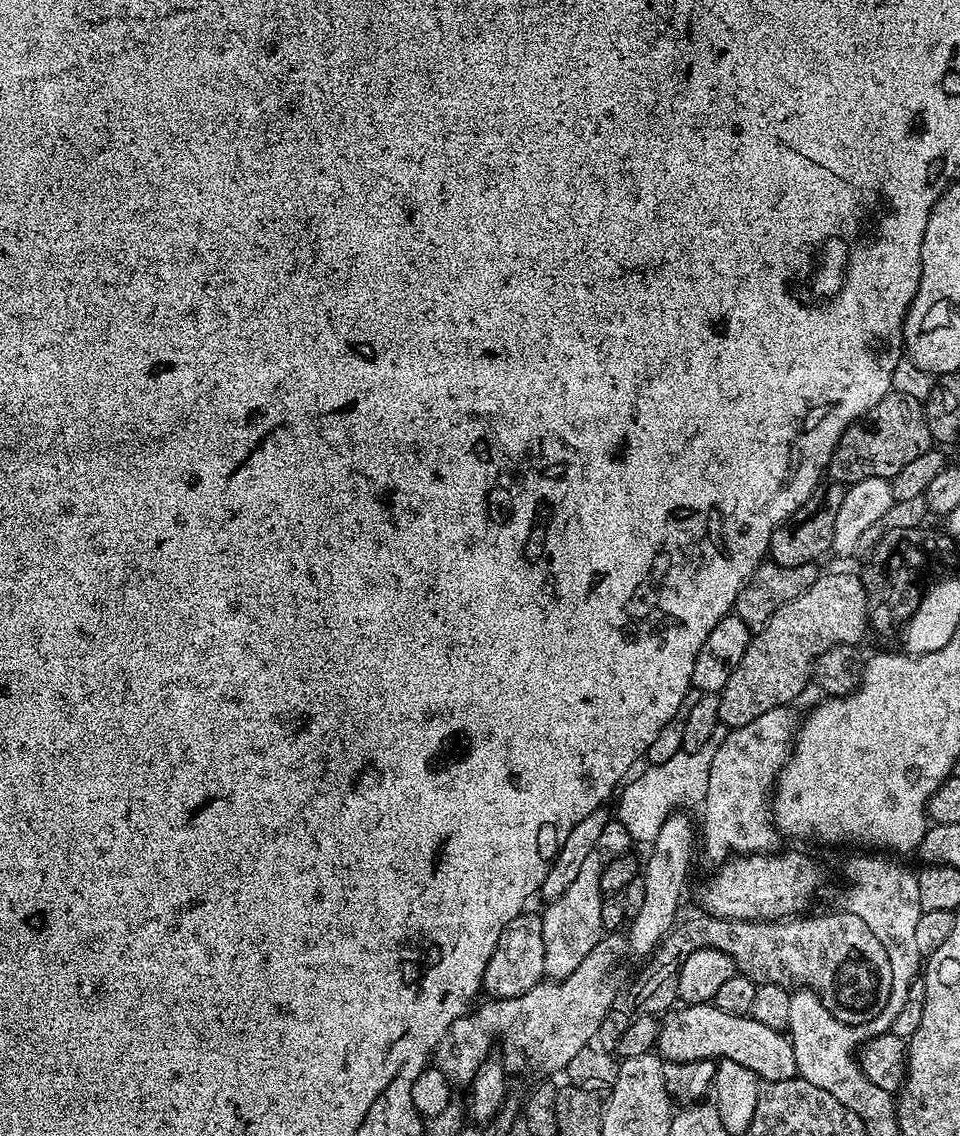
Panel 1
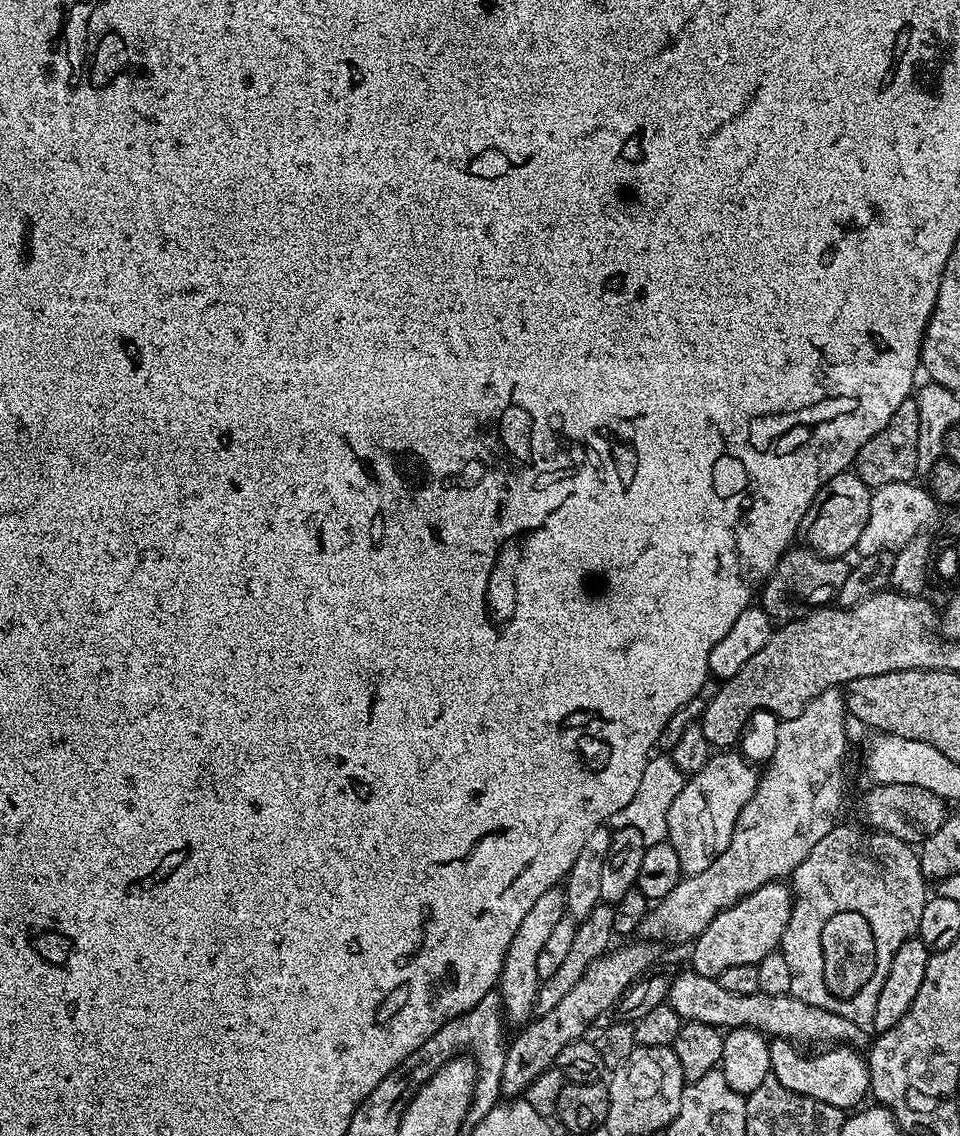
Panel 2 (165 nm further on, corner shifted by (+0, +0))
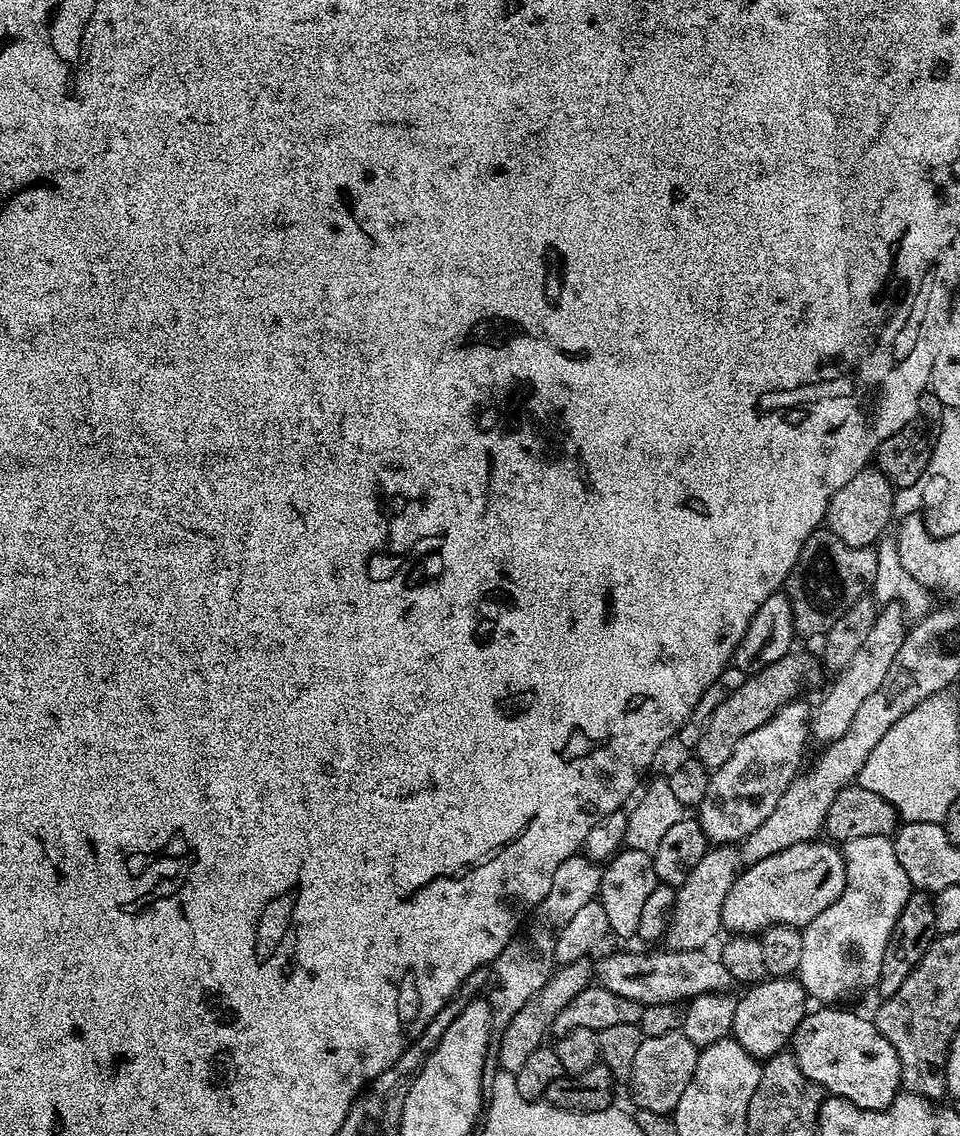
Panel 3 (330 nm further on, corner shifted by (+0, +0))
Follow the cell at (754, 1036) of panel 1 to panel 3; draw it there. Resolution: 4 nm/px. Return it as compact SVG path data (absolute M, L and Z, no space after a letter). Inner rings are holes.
M820 1006L817 1012L809 1011L794 1030L790 1051L802 1074L827 1095L841 1096L866 1110L882 1110L902 1090L898 1054L869 1017L867 1020L840 1007L844 1006Z

